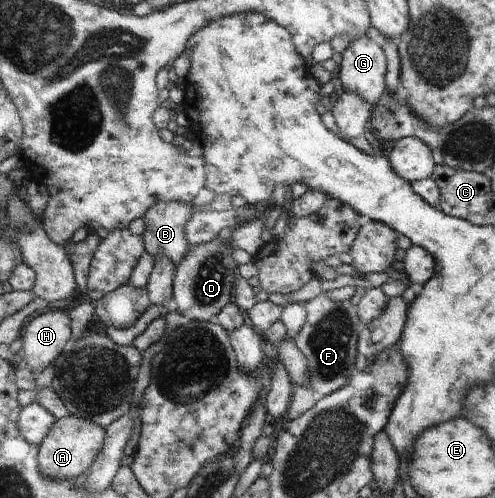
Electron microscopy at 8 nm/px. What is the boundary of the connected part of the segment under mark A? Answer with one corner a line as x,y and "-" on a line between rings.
77,415
57,418
49,435
40,445
39,471
43,475
57,480
75,479
75,477
83,475
85,471
90,471
94,466
95,460
103,449
106,435
106,428
89,419
83,419

